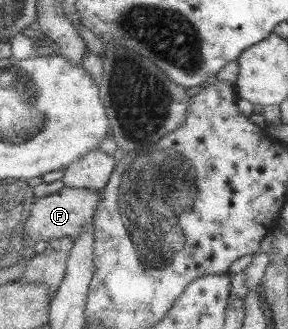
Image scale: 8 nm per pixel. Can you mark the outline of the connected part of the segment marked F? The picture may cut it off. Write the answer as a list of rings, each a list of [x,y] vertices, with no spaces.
[[[64,186],[50,196],[38,198],[33,203],[30,217],[27,219],[27,234],[33,241],[47,241],[71,237],[76,239],[85,229],[85,225],[93,223],[97,207],[101,203],[101,193],[89,188],[72,188]]]

